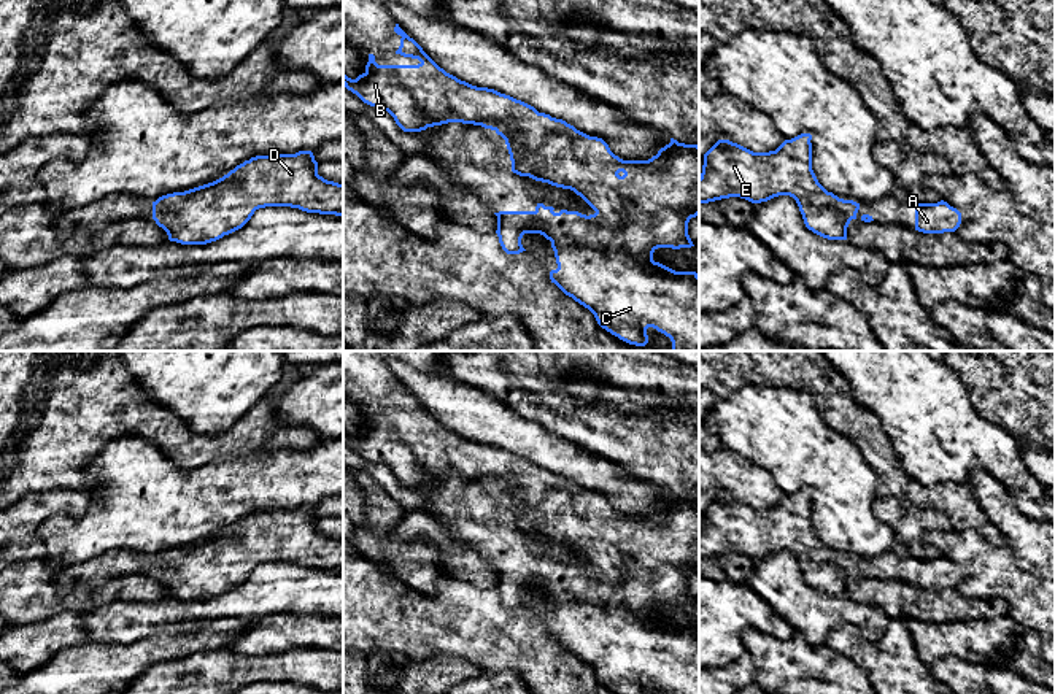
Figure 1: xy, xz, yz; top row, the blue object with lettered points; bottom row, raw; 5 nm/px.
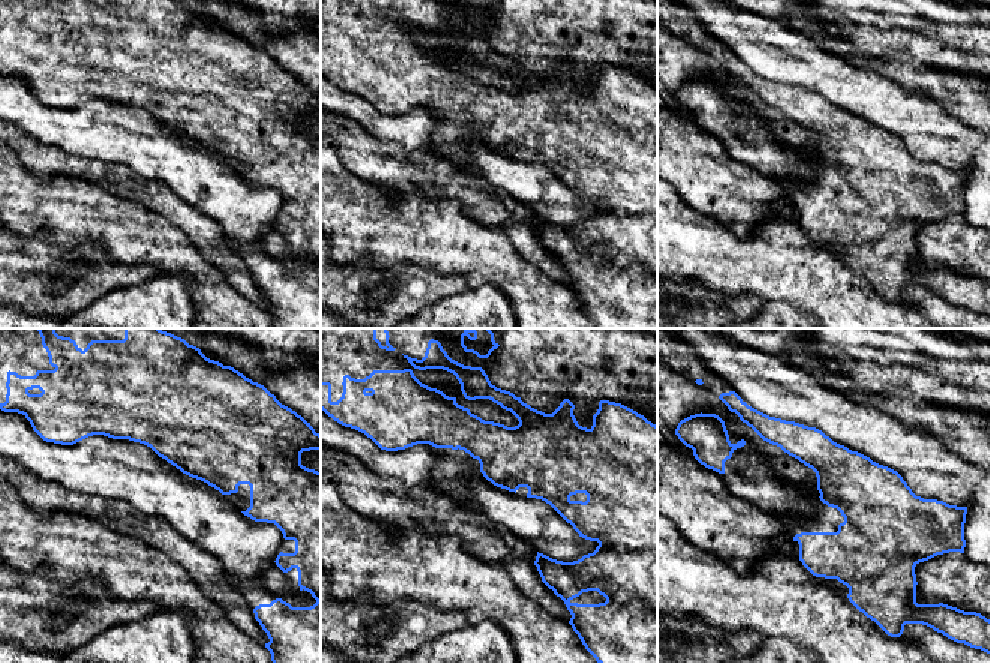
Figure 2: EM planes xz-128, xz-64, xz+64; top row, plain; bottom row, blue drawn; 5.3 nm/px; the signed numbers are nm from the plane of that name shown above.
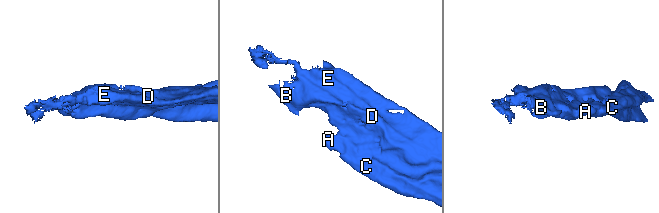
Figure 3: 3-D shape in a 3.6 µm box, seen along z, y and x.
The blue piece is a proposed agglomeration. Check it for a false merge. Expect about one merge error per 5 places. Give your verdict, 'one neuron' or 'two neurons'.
one neuron

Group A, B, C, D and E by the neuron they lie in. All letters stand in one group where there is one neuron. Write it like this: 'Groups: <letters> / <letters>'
Groups: A B C D E

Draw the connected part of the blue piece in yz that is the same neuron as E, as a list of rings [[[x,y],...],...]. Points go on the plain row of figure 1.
[[[801,489],[769,508],[718,495],[704,510],[699,559],[729,553],[761,559],[790,551],[809,586],[828,596],[847,596],[847,583],[856,575],[860,559],[839,554],[818,538],[812,526],[810,495],[810,489]]]

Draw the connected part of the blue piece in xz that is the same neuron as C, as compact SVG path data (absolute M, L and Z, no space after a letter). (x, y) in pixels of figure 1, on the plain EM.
M396 380L400 391L396 410L418 414L418 421L378 421L369 410L365 427L356 435L343 429L343 441L356 449L364 459L388 467L404 488L421 488L427 483L448 478L481 481L494 486L505 495L512 527L556 543L570 545L580 551L596 569L561 565L537 559L534 567L499 567L497 592L507 610L526 607L521 600L524 589L540 589L551 597L558 624L550 627L550 635L566 651L588 664L597 680L618 694L648 694L647 684L653 683L669 694L699 694L699 630L696 627L675 627L653 616L658 603L691 603L688 578L699 570L699 502L685 500L670 494L648 516L623 516L615 511L609 500L597 492L589 492L562 475L539 468L534 462L500 449L494 445L477 443L440 424L423 403Z

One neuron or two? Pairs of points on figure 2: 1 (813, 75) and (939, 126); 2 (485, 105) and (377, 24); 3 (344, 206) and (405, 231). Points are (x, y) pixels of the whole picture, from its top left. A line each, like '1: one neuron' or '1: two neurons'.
1: one neuron
2: one neuron
3: one neuron

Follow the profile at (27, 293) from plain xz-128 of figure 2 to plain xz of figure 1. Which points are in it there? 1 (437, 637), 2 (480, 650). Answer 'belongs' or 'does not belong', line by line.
1: does not belong
2: does not belong

